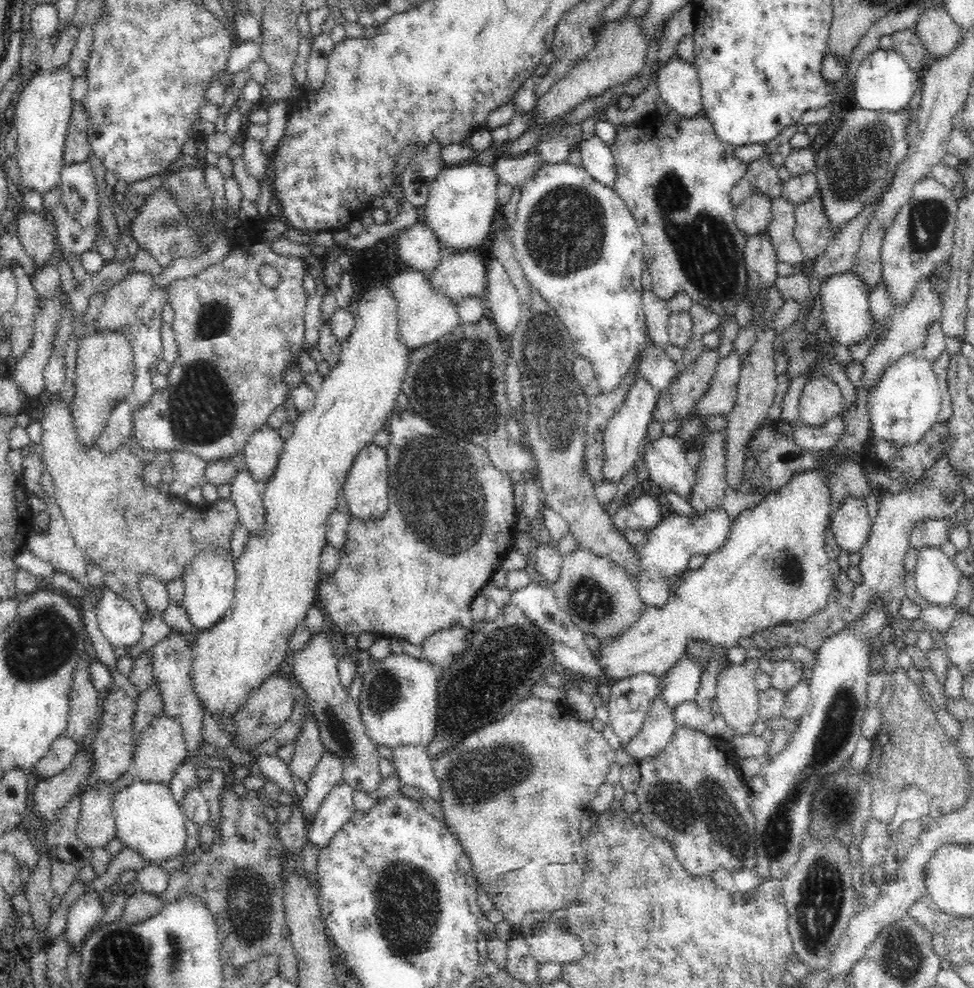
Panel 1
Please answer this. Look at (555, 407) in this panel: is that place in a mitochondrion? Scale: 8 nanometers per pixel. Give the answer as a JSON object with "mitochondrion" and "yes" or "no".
{"mitochondrion":"yes"}

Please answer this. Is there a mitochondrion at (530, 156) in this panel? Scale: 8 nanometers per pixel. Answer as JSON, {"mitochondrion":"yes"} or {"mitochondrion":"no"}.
{"mitochondrion":"no"}

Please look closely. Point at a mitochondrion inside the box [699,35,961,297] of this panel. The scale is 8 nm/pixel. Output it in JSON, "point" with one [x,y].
{"point":[849,176]}

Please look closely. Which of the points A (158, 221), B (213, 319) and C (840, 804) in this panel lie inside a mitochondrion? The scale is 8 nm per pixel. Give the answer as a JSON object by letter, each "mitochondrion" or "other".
{"A":"mitochondrion","B":"mitochondrion","C":"mitochondrion"}

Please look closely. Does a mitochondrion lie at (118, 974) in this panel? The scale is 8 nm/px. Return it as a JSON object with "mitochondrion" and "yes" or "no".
{"mitochondrion":"yes"}

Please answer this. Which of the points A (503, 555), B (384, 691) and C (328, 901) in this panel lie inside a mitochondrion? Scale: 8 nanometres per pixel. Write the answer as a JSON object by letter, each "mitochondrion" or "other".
{"A":"other","B":"mitochondrion","C":"other"}

